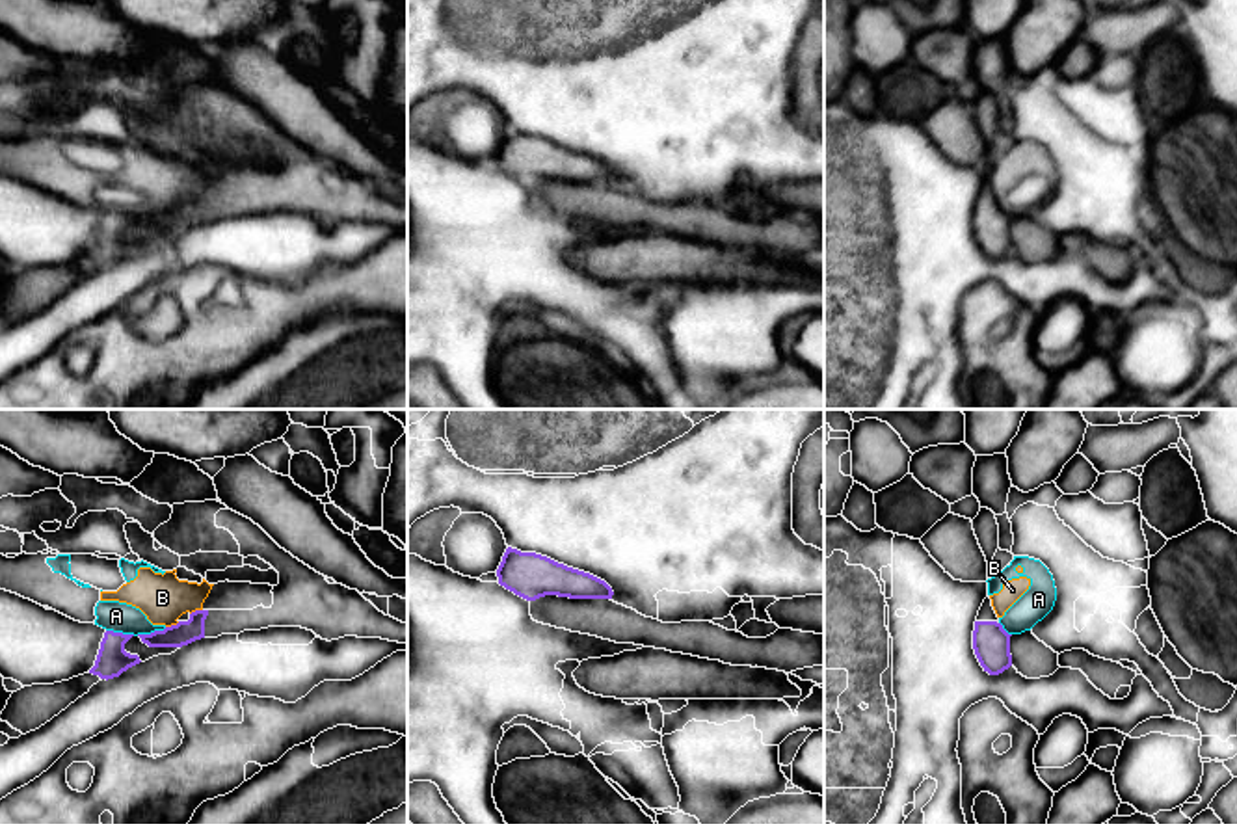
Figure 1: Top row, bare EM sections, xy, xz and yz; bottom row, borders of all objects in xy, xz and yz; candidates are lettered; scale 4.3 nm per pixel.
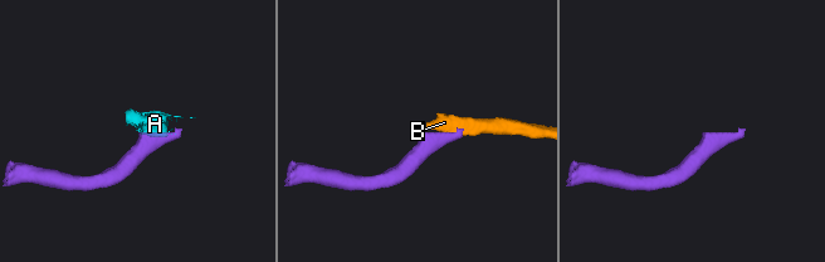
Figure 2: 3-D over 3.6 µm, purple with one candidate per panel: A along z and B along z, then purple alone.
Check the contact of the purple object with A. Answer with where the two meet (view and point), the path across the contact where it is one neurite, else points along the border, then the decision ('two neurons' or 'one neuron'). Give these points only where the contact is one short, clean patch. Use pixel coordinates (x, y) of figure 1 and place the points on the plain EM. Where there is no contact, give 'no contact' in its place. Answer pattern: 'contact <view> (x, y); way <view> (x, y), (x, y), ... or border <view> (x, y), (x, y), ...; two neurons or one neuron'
contact xy (138, 218); border xy (166, 211), (136, 218), (106, 214); two neurons

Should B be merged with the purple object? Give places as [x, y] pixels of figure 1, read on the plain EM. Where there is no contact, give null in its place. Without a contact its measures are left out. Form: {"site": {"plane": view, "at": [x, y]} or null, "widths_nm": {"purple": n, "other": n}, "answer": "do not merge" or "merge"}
{"site": {"plane": "xy", "at": [172, 209]}, "widths_nm": {"purple": 100, "other": 200}, "answer": "do not merge"}

